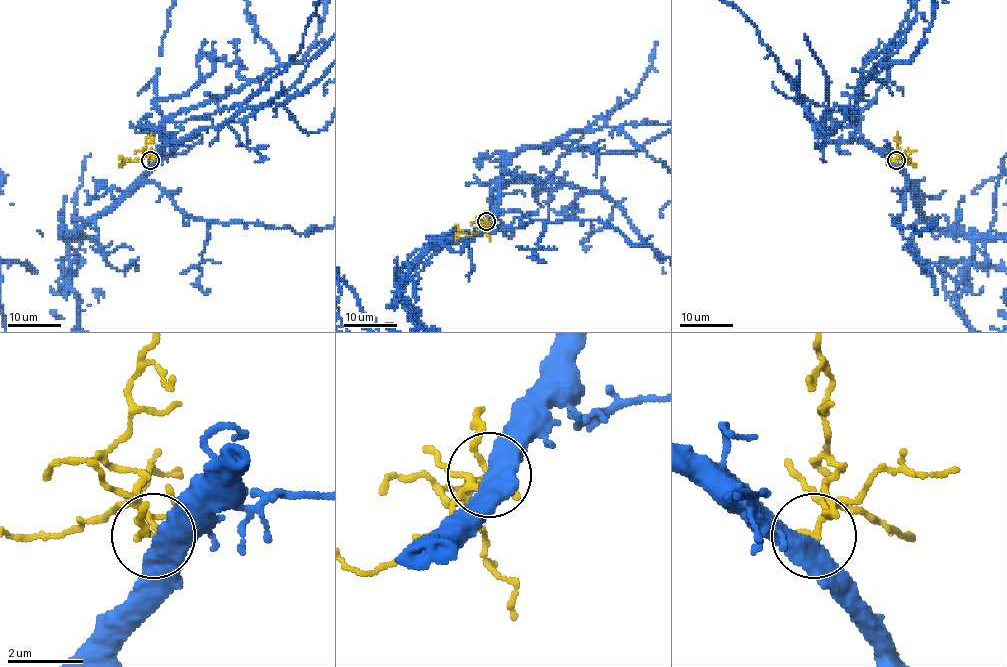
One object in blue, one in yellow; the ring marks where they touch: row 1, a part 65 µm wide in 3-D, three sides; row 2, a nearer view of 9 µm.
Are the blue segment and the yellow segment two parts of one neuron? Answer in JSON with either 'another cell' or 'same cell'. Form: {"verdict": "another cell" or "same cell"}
{"verdict": "same cell"}

